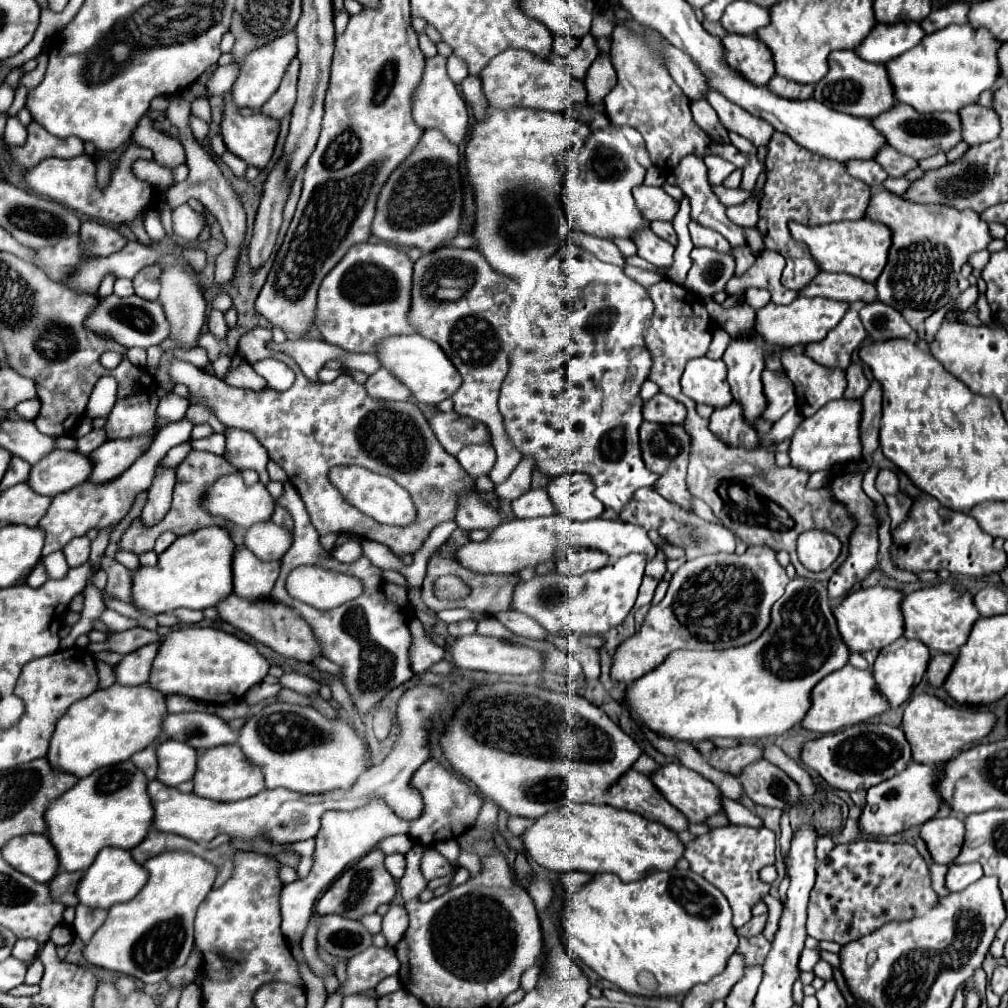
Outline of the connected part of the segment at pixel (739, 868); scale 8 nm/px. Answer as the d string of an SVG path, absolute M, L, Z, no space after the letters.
M717 827L685 843L685 859L689 861L691 871L705 877L727 897L733 909L733 927L739 929L751 919L751 907L761 901L761 895L769 893L771 885L759 881L759 869L775 863L775 833L765 827Z

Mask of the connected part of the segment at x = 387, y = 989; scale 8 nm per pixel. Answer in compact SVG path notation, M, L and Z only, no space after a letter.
M391 975L391 977L383 979L383 981L375 987L375 991L379 993L379 997L381 997L381 995L387 995L387 993L395 993L395 991L399 991L399 989L401 989L401 981L399 981L397 975Z

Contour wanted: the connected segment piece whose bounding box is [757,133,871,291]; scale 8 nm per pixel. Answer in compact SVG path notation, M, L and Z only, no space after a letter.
M773 133L767 153L767 185L765 195L759 203L757 231L763 237L765 249L777 251L785 257L785 268L781 276L785 289L799 291L819 273L807 247L791 239L789 221L803 225L821 225L831 221L863 219L869 201L871 189L863 181L847 175L843 163L835 163L833 159L819 159L819 155L811 155L811 151L799 147L793 143L793 139L787 139L787 135Z

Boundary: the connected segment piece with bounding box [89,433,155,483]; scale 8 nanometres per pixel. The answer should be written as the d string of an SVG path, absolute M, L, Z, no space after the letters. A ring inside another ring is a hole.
M139 435L131 439L111 439L99 449L95 449L89 457L93 463L93 471L89 481L103 483L119 477L123 471L127 471L137 457L141 457L147 447L151 445L155 435ZM131 455L131 457L129 457Z

